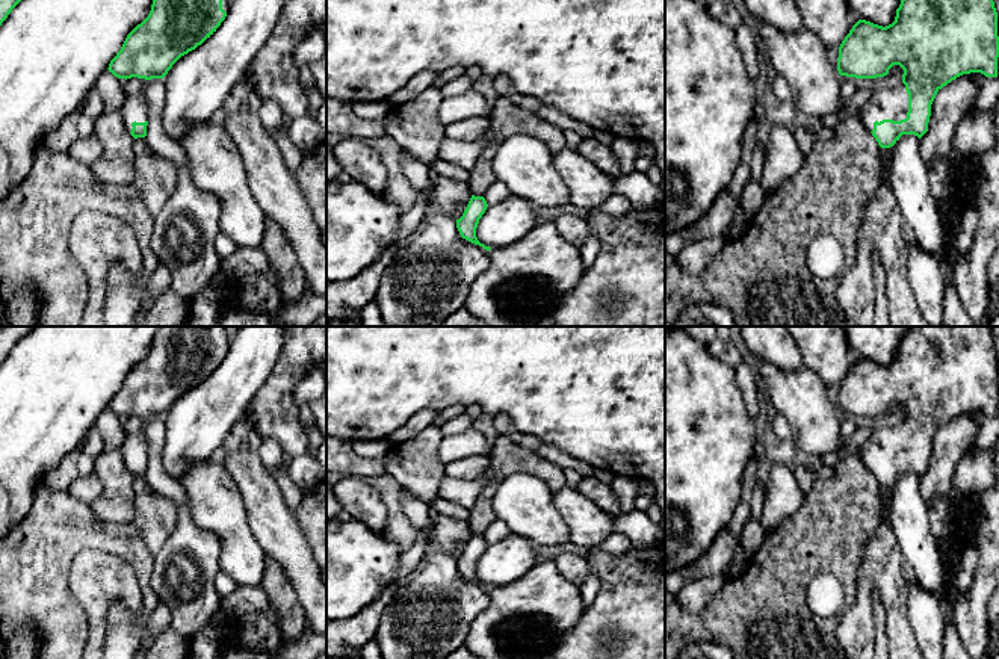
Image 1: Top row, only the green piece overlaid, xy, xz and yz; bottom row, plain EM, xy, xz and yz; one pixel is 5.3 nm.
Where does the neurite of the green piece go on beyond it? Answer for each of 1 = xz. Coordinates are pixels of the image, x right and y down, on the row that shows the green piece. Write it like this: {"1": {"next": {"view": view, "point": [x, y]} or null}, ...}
{"1": {"next": null}}

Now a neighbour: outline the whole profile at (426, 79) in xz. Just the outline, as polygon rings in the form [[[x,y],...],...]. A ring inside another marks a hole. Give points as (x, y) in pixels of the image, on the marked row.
[[[434,71],[419,73],[407,86],[404,86],[401,91],[394,92],[390,97],[388,100],[390,106],[396,107],[396,106],[401,106],[404,103],[414,100],[428,88],[435,86],[437,79],[438,79],[438,74]]]

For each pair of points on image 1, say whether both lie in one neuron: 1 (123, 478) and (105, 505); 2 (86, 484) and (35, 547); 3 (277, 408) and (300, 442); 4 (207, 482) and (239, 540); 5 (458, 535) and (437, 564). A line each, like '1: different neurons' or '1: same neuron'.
1: same neuron
2: different neurons
3: same neuron
4: same neuron
5: different neurons

